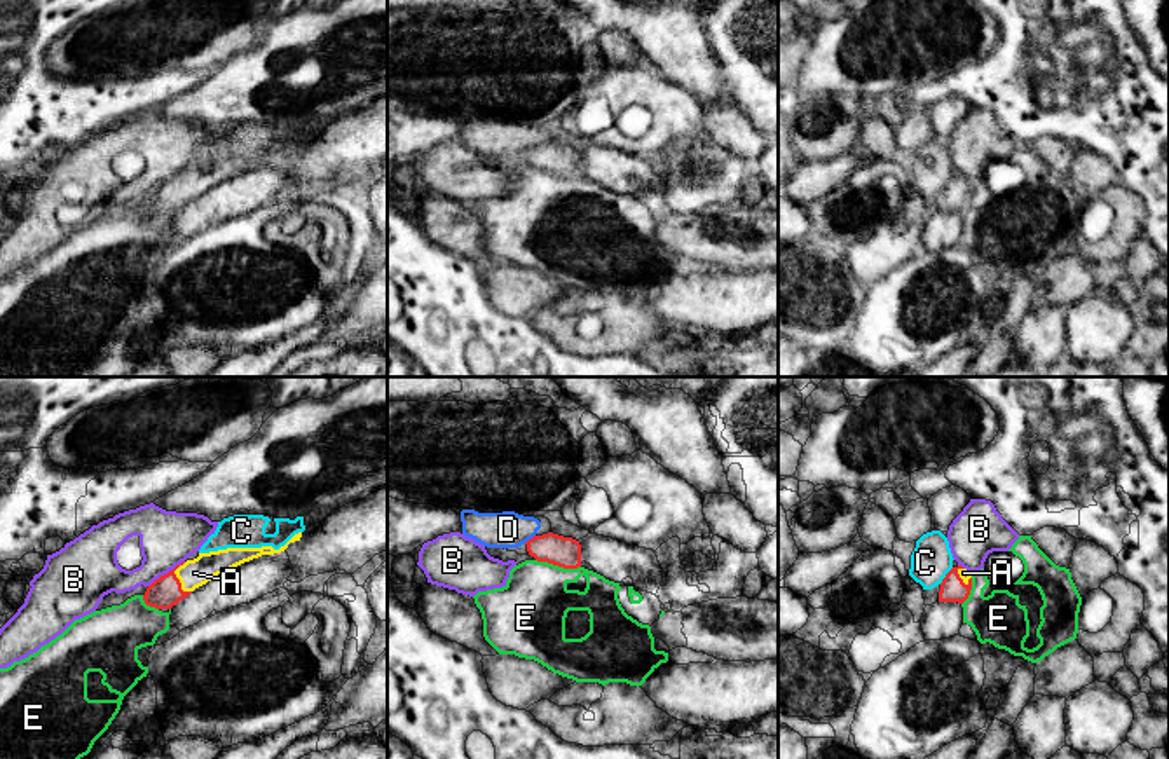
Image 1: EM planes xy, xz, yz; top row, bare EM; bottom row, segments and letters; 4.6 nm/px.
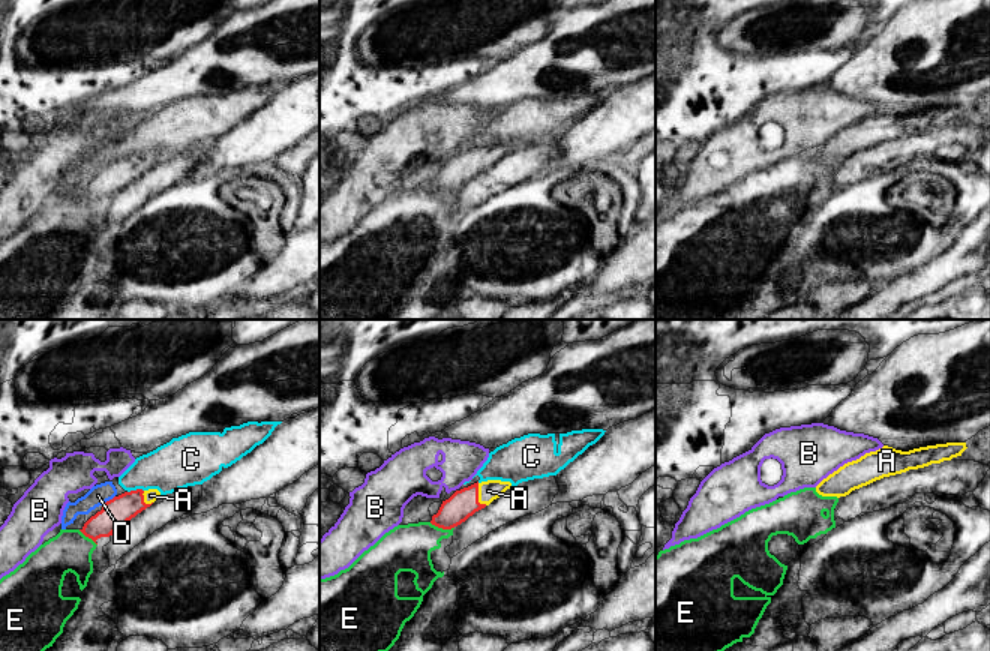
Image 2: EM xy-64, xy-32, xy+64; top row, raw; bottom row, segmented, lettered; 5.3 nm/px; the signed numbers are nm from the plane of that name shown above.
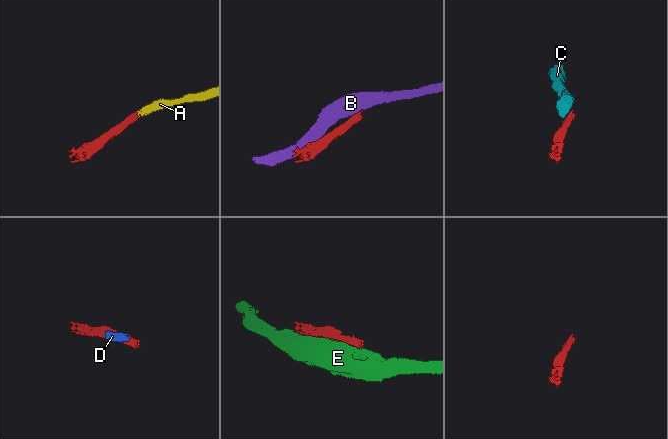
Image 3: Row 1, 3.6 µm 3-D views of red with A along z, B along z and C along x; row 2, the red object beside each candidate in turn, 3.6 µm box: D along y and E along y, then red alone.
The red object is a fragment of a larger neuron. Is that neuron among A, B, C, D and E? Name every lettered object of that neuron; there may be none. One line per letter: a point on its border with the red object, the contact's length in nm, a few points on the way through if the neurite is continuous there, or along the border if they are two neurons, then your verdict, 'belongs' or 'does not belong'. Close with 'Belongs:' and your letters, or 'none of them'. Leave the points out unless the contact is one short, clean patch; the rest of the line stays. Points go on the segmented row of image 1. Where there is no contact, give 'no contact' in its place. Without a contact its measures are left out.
A: xy (178, 580) | 150 nm | across xy (163, 594), (178, 580), (194, 573) | belongs
B: xy (168, 573) | 200 nm | does not belong
C: yz (946, 576) | 100 nm | along yz (953, 567), (939, 583) | does not belong
D: xz (529, 540) | 70 nm | along xz (534, 534), (524, 543) | does not belong
E: xz (559, 566) | 220 nm | does not belong
Belongs: A

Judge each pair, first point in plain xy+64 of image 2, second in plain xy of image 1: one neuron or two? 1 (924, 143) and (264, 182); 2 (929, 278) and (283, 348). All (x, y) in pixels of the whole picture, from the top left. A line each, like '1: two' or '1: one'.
1: one
2: one

